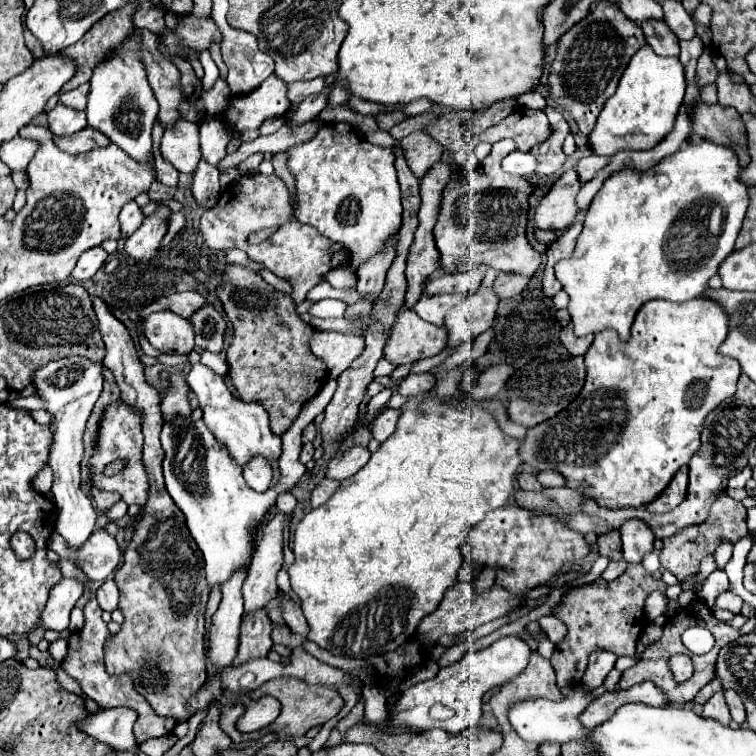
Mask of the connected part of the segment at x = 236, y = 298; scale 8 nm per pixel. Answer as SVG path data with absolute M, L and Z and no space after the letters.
M230 264L224 270L224 284L218 288L218 298L228 320L234 324L234 338L226 358L228 376L242 400L260 400L264 404L270 414L272 432L280 436L328 380L324 360L316 358L310 350L314 328L298 316L290 296L274 290L250 268Z

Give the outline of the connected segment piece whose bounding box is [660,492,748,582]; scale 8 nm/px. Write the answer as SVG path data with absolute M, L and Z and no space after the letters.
M722 492L714 500L710 516L702 524L692 524L688 528L682 528L674 536L662 540L664 548L660 552L660 564L666 570L670 570L680 582L690 582L698 574L698 566L700 566L700 560L704 556L712 554L714 548L722 542L736 544L746 534L748 534L748 530L746 530L746 508L738 500L732 500L730 496L726 496L726 492Z

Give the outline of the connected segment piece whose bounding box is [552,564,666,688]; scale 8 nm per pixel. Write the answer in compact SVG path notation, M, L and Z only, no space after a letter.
M632 564L614 582L596 578L590 584L566 592L560 606L554 610L554 616L560 618L568 628L566 636L560 642L556 642L552 654L552 666L556 668L558 688L570 688L572 684L578 684L582 680L588 656L596 648L608 648L610 652L616 652L616 656L634 654L638 636L646 626L644 600L652 590L664 590L664 588L666 584L652 580L650 572L646 572L642 564Z

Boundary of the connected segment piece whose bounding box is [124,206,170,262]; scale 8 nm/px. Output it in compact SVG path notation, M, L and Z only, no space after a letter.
M158 206L156 214L146 216L144 224L130 238L126 238L124 246L126 254L136 262L148 262L156 258L160 242L166 234L166 224L164 224L166 218L170 218L170 210L166 206Z

